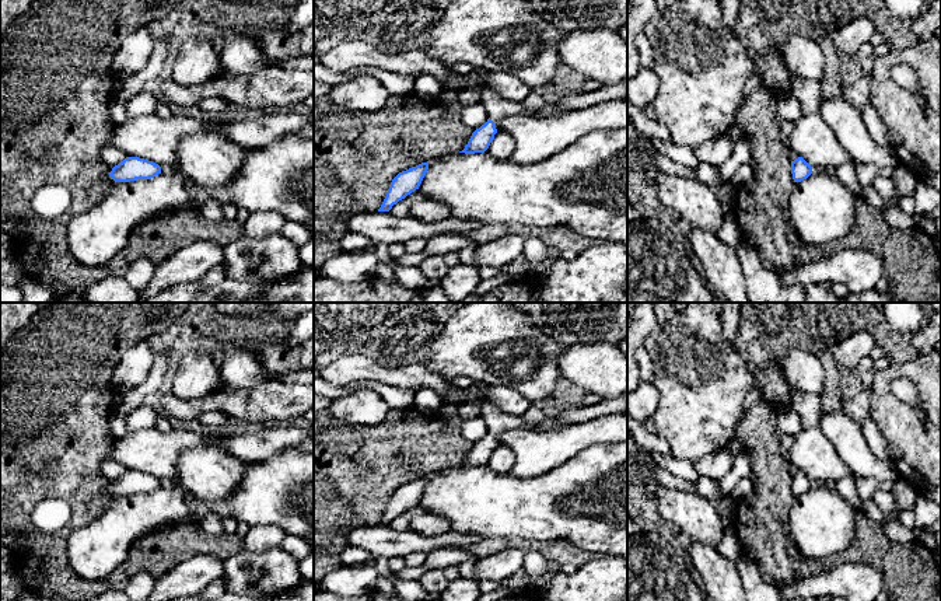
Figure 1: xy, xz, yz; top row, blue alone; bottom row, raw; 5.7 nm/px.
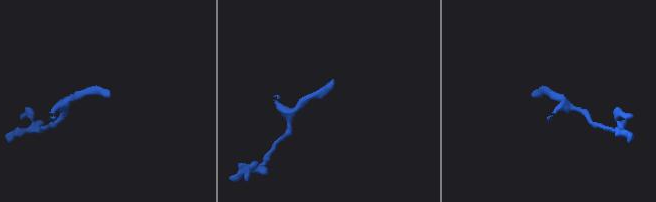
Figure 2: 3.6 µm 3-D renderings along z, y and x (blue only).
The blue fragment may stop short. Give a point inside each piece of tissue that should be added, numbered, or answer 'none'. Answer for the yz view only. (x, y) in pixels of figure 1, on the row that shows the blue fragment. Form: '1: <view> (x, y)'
none

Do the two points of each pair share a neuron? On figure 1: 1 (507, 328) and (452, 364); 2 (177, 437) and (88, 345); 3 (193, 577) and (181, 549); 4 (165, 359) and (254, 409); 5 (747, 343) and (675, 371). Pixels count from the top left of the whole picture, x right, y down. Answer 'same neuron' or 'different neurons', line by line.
1: same neuron
2: different neurons
3: different neurons
4: different neurons
5: different neurons

